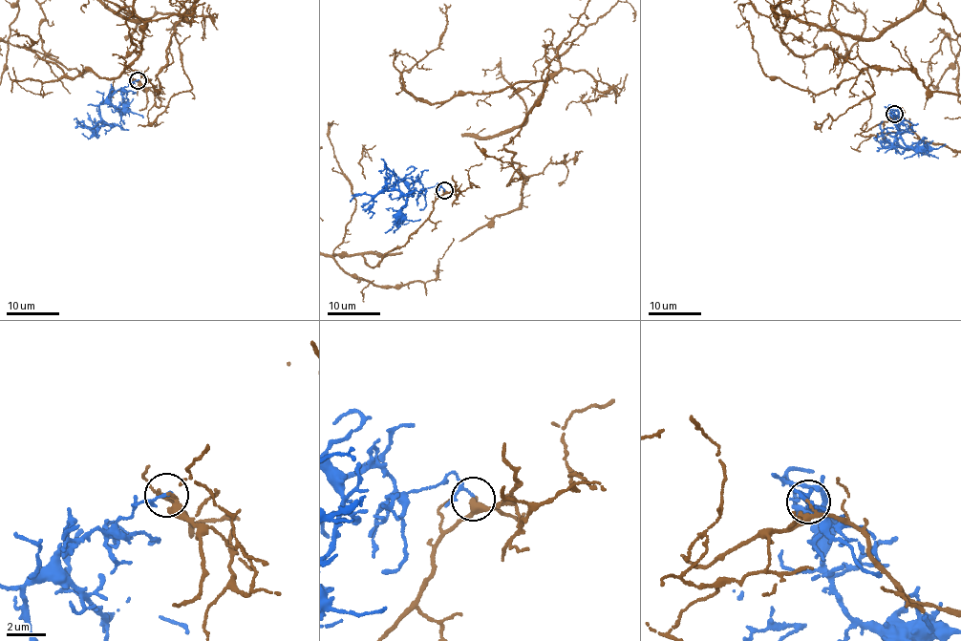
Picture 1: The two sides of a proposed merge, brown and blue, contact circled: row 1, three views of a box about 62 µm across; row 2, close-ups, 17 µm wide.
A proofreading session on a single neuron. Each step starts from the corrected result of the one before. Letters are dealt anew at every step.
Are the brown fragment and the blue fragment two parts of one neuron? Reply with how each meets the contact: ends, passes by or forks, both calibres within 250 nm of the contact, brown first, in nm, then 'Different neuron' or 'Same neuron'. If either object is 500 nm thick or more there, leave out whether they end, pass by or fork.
At the ring brown passes by. At the ring blue passes by. Thickness 160 nm (brown) against 110 nm. Same neuron

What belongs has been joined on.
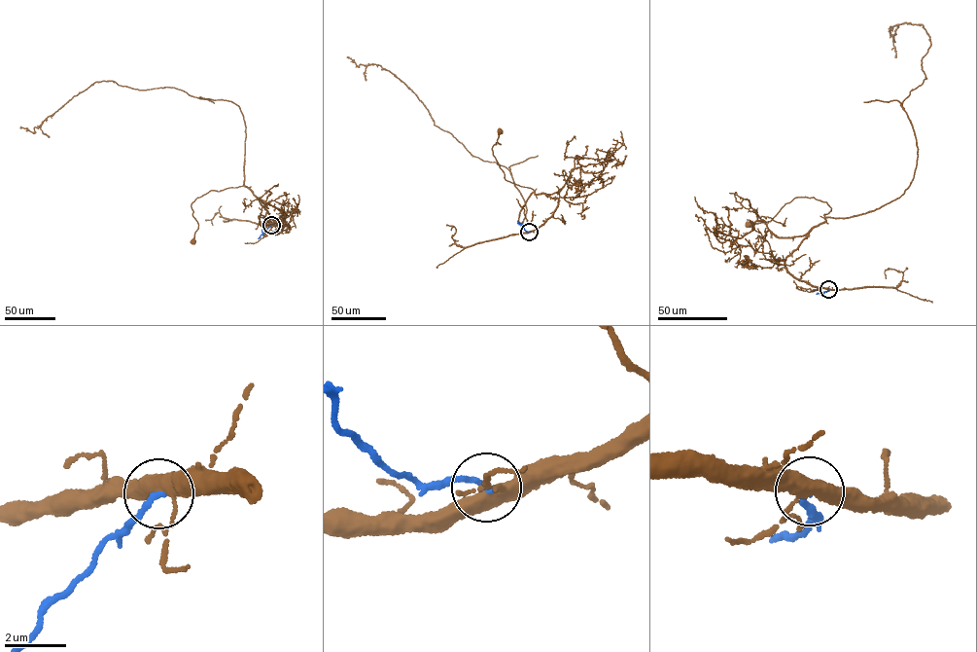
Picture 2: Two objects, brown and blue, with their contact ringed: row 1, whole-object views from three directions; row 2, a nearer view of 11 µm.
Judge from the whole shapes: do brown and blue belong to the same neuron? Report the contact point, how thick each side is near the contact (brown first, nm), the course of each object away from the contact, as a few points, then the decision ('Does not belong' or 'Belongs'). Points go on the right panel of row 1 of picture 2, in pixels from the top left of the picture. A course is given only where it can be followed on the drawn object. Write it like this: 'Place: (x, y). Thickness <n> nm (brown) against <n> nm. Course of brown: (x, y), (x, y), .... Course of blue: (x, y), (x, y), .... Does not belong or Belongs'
Place: (828, 289). Thickness 400 nm (brown) against 180 nm. Course of brown: (828, 289), (795, 278), (785, 261), (825, 220), (831, 209), (826, 202), (795, 198), (771, 220), (749, 224). Course of blue: (828, 289), (817, 294). Does not belong

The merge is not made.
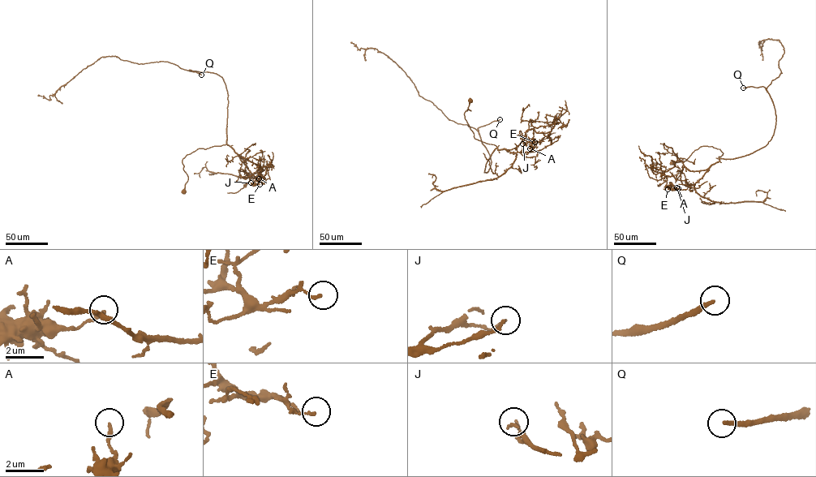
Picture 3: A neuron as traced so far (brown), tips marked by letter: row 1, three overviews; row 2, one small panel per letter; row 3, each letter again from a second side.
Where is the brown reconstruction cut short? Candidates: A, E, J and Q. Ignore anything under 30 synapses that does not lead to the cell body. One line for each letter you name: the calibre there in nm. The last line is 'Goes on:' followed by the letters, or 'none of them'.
Q: Thickness 200 nm
Goes on: Q

